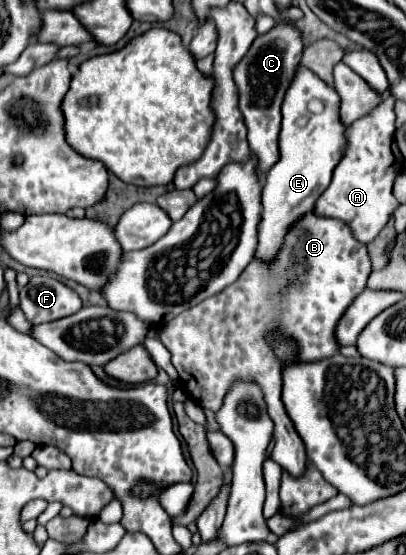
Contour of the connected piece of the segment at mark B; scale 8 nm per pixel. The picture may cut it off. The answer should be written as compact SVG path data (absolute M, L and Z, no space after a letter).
M313 212L303 216L303 220L295 222L291 232L287 234L285 246L281 248L277 260L271 266L263 266L257 260L253 260L239 280L231 286L227 286L223 292L203 300L203 304L197 304L195 308L189 308L187 312L179 314L171 324L163 328L159 334L159 340L171 354L171 362L179 374L179 382L185 392L205 410L217 412L223 404L223 396L231 388L231 382L235 380L255 380L265 392L265 400L269 406L269 416L275 422L275 448L271 452L271 460L277 462L289 476L301 478L307 470L307 456L303 452L303 442L299 436L295 436L295 428L291 428L291 420L287 420L287 412L281 404L281 364L275 360L275 354L271 350L271 344L265 340L265 334L273 328L281 328L283 332L295 336L297 340L297 360L321 360L337 350L335 342L335 326L347 306L365 290L367 278L371 274L371 262L367 256L367 248L359 244L349 226L341 220L333 218L319 218Z

